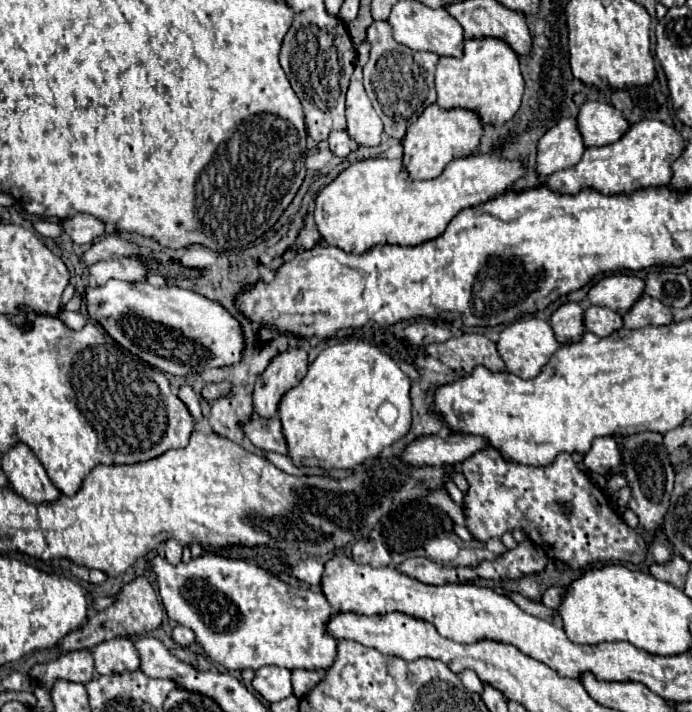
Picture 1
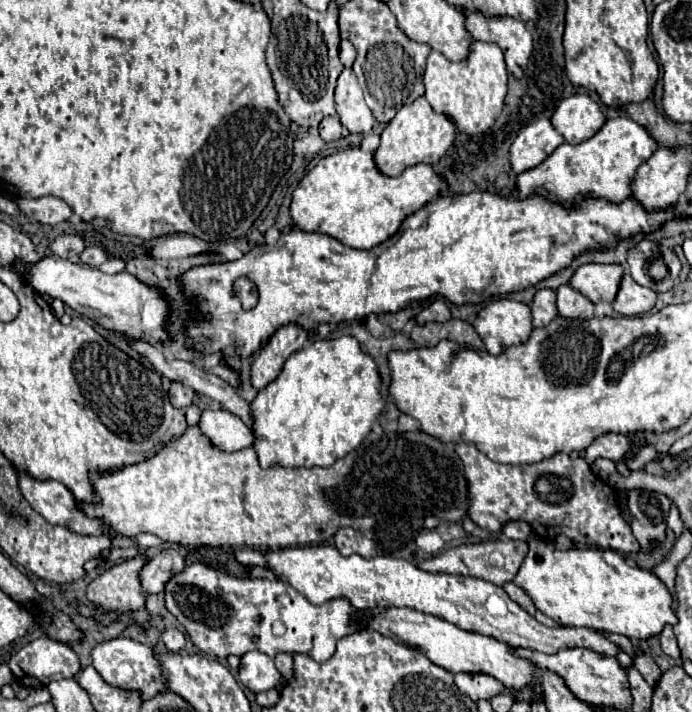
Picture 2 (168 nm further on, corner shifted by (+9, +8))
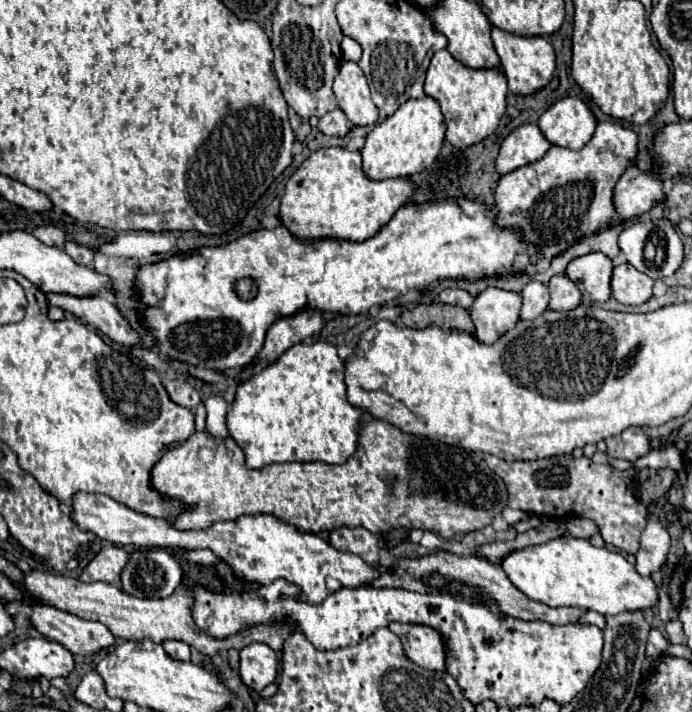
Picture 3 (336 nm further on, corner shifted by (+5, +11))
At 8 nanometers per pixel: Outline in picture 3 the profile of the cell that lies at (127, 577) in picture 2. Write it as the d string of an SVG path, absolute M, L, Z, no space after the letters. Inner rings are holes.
M107 545L81 573L83 583L103 581L111 585L119 585L119 573L123 573L123 565L127 565L127 551L117 545Z

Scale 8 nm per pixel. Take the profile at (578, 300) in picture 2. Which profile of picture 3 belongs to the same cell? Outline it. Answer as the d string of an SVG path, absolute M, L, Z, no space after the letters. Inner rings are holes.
M557 275L549 281L547 287L549 287L549 293L551 293L549 309L553 309L553 311L571 311L571 309L581 305L581 293L569 277Z

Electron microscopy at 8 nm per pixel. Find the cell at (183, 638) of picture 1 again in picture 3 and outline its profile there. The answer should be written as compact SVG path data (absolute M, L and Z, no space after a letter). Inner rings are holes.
M163 641L163 649L179 661L187 661L189 659L189 645L183 641Z

